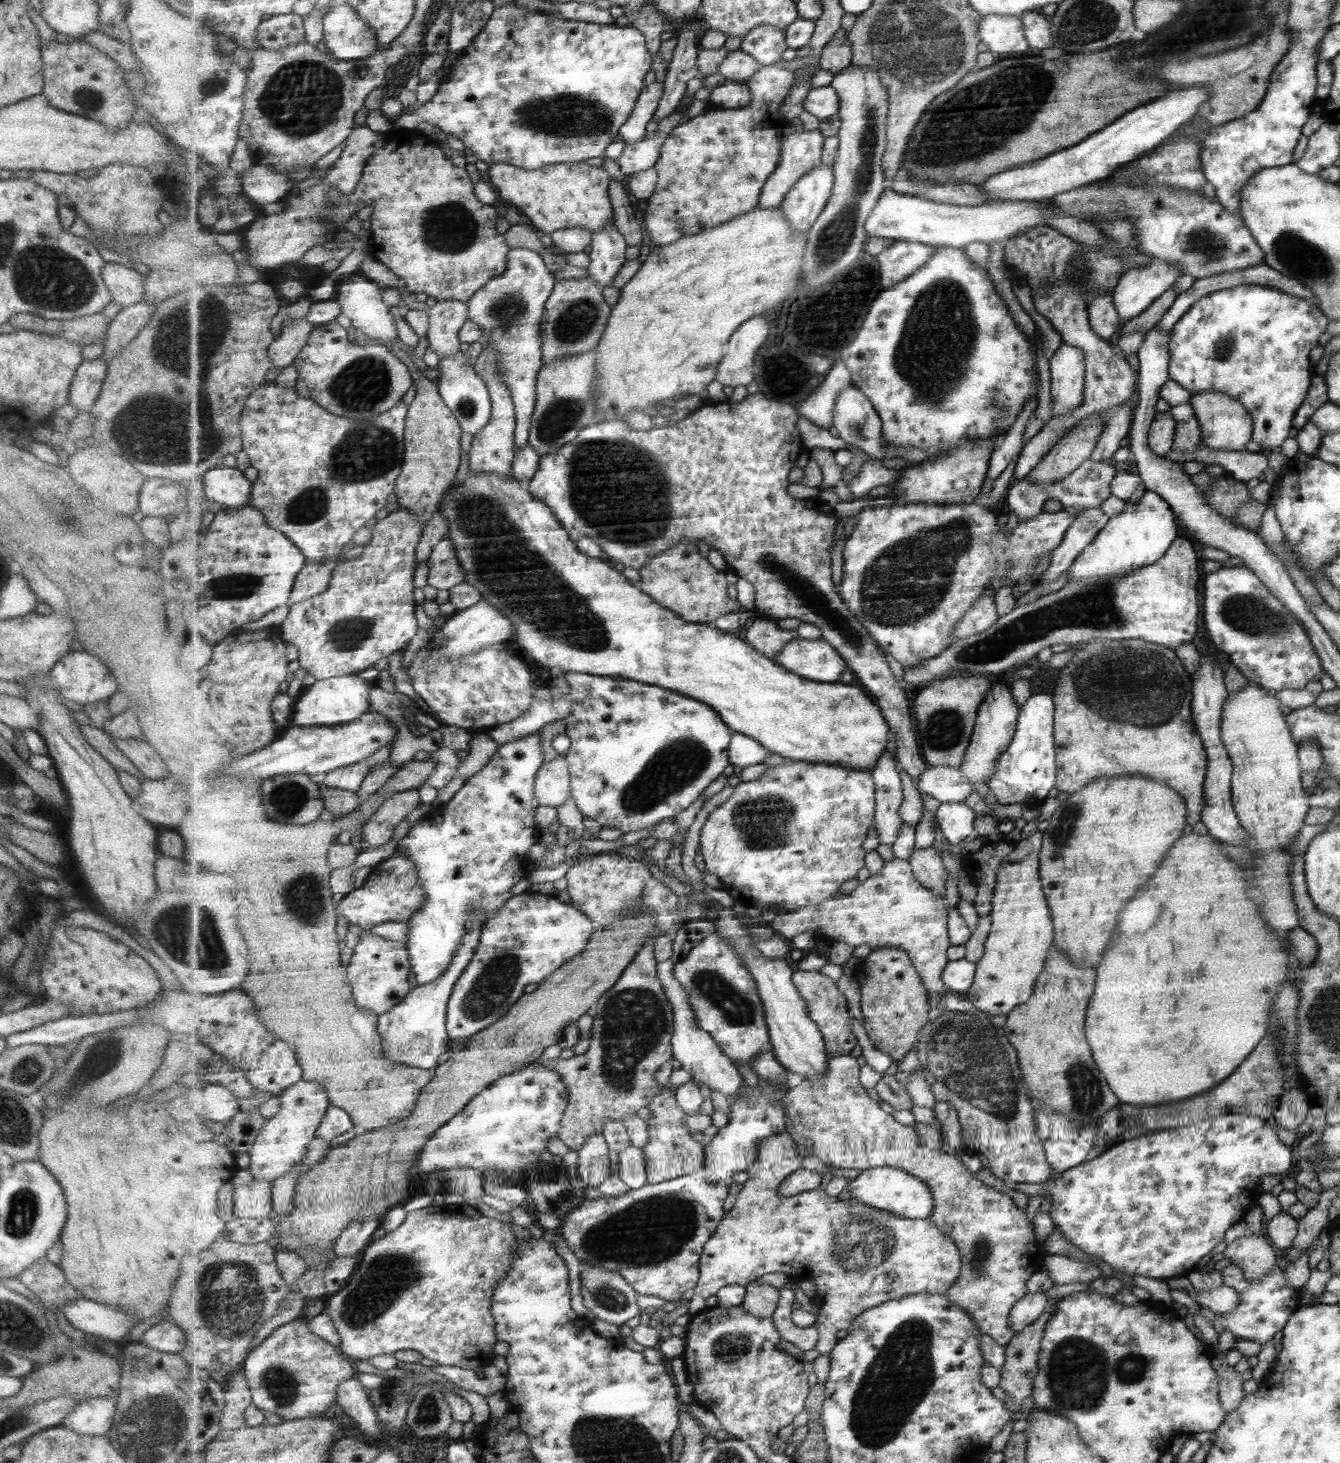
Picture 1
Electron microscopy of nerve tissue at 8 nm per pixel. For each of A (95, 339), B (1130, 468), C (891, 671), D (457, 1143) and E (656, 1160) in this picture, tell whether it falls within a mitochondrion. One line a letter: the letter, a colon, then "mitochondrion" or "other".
A: other
B: other
C: other
D: mitochondrion
E: other

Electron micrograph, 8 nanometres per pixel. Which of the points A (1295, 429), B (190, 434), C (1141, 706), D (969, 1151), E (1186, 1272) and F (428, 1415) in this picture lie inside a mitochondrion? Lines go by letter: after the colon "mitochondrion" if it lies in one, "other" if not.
A: other
B: mitochondrion
C: mitochondrion
D: other
E: other
F: mitochondrion

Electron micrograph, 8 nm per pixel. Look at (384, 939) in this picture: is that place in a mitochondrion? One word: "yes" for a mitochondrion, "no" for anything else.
no

